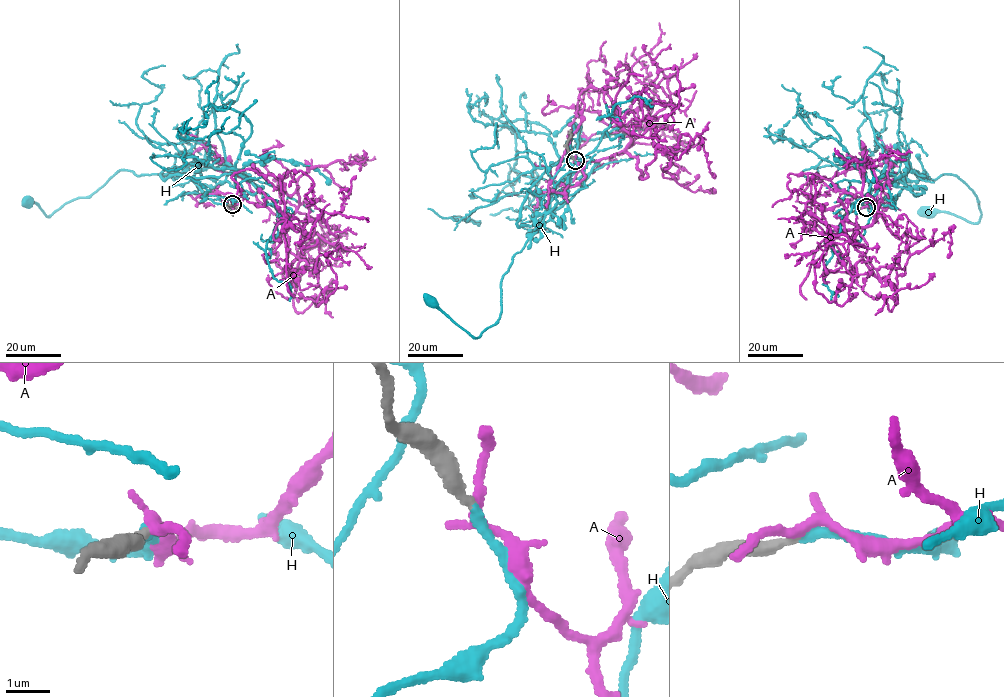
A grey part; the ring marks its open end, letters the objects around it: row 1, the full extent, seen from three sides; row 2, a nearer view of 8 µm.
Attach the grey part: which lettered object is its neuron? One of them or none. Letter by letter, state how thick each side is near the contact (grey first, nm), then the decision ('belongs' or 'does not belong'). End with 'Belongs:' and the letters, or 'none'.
A: 280/220 nm | does not belong
H: 280/240 nm | belongs
Belongs: H

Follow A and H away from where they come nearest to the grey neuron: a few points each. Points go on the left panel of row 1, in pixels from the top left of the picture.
A: (232, 204), (252, 191), (288, 225), (291, 286), (291, 263), (337, 239), (335, 264)
H: (232, 204), (200, 196), (192, 178), (198, 160), (179, 173), (118, 170), (89, 195), (48, 216), (28, 202)

